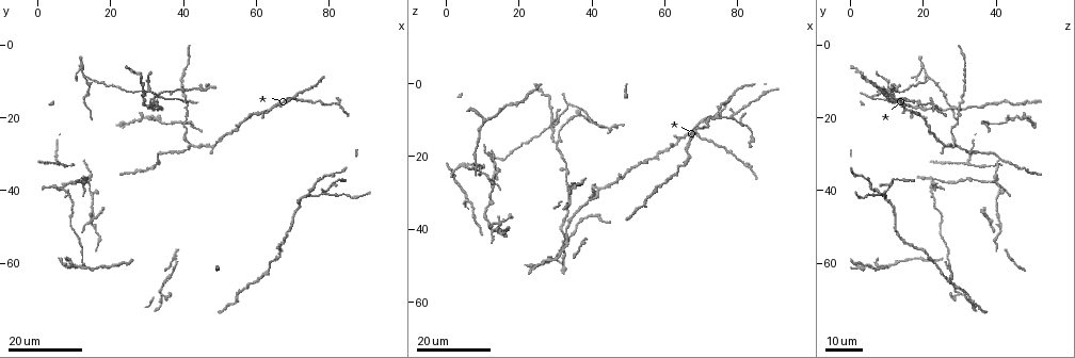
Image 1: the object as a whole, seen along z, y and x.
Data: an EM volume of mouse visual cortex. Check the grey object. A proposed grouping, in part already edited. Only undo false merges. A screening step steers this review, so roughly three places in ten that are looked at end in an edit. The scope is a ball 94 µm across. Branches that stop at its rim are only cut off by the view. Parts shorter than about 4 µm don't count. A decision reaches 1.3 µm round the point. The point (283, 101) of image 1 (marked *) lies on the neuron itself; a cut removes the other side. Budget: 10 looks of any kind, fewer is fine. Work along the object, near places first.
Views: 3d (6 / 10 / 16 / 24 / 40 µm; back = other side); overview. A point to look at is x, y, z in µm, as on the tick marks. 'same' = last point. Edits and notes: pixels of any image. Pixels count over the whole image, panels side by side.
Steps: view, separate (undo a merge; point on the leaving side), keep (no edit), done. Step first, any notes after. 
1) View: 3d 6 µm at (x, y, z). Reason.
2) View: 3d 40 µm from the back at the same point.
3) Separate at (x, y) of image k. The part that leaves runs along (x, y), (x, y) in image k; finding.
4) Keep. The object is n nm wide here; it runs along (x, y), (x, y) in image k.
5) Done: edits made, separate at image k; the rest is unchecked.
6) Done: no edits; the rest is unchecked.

View: 3d 24 µm at (34.0, 67.5, 29.0).

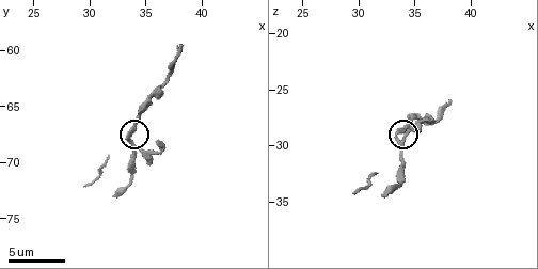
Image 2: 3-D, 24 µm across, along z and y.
View: 3d 10 µm at (33.4, 68.0, 28.8). Closer look.

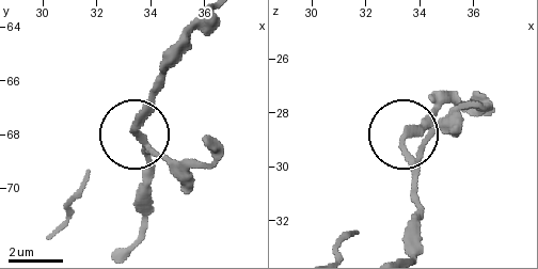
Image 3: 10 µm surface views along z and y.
Keep. The object is 200 nm wide here; continuous, no second neuron.

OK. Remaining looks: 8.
View: 3d 24 µm at (14.0, 38.0, 40.0). Arms part here.

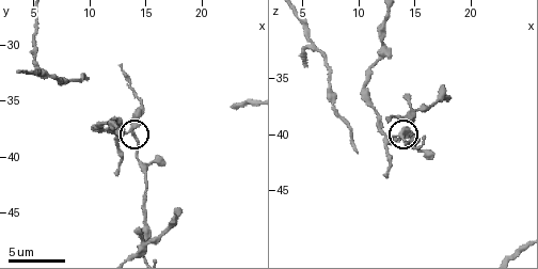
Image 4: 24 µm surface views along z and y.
View: 3d 6 µm at (13.8, 37.4, 40.2).

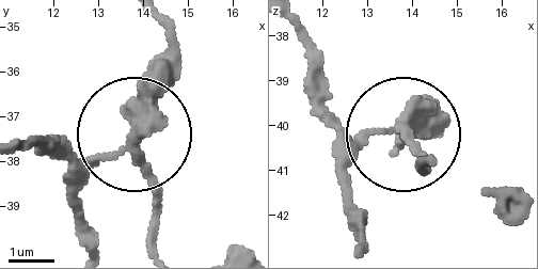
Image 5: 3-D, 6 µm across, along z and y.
Separate at (178, 56) of image 5. The part that leaves runs along (146, 120), (139, 151), (158, 185), (158, 242) in image 5; two neurons meet here.

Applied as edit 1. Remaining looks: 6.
View: overview.

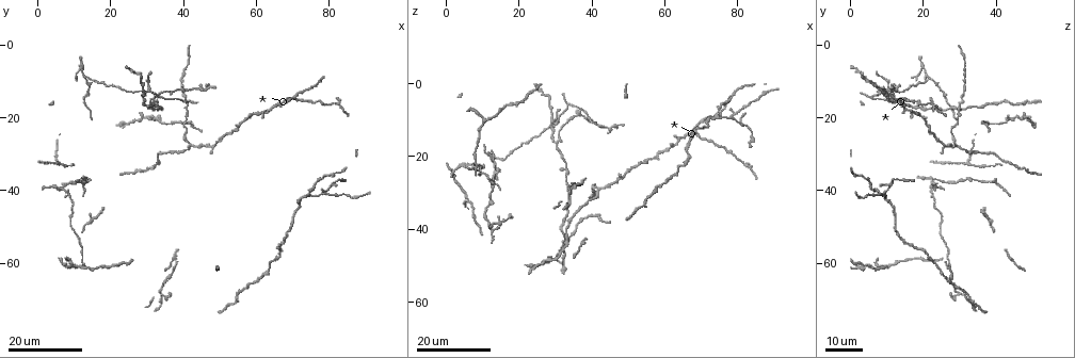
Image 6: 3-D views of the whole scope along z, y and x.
View: 3d 24 µm at (5.0, 39.0, 23.0). Two arms in line, one across.

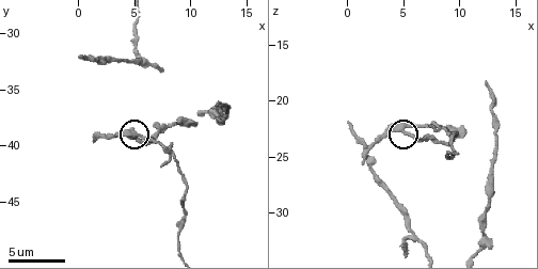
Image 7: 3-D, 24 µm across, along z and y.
View: 3d 6 µm at (5.2, 39.0, 22.4).

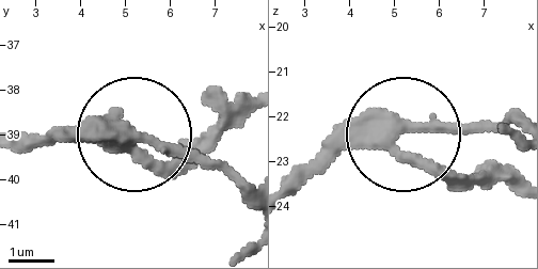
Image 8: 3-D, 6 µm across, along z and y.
Keep. One neuron here.

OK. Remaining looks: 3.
View: 3d 24 µm at (30.0, 17.0, 16.0). Three-way junction.

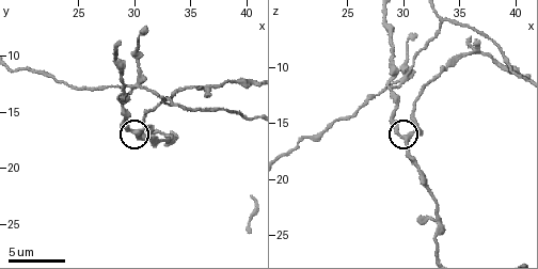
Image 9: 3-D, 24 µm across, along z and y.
View: 3d 6 µm at (30.2, 16.6, 16.2).

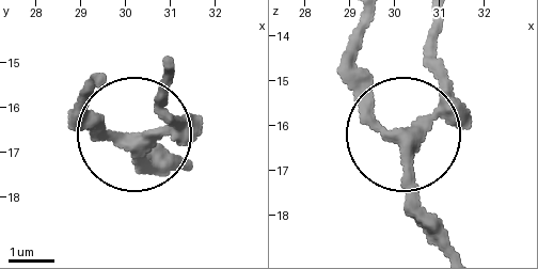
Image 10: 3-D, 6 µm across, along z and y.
Keep. The object is 260 nm wide here; all the same neuron.

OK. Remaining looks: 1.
View: 3d 10 µm at (29.8, 12.8, 11.2).

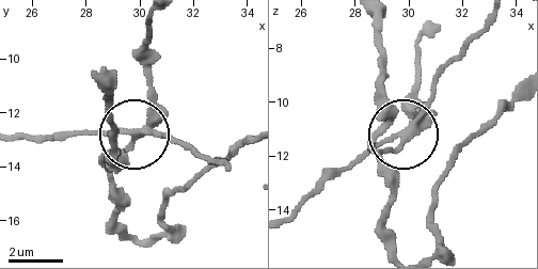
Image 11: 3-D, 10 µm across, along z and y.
Separate at (164, 136) of image 11. The object is 220 nm wide here; the part that leaves runs along (136, 130), (21, 138) in image 11; a second neuron is stuck on.

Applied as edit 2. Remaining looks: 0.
Done: edits made, separate at image 5, separate at image 11; the rest is unchecked.

